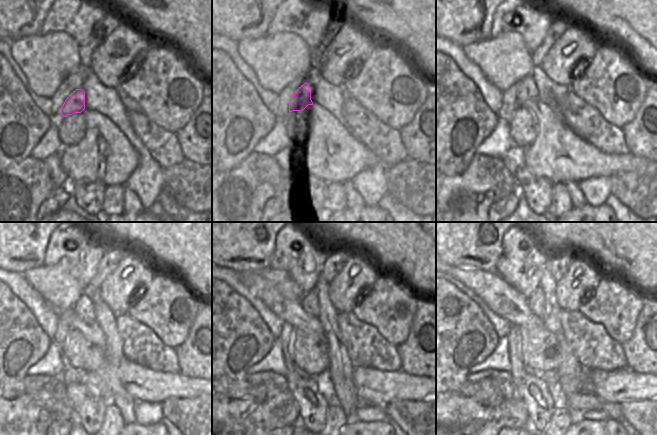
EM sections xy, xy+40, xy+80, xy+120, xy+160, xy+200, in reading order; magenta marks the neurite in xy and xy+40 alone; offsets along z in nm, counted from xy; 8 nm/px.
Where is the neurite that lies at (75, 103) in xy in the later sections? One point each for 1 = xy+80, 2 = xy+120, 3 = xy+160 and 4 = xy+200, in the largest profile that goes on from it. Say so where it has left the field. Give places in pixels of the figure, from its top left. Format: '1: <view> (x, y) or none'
1: xy+80 (528, 90)
2: xy+120 (84, 309)
3: xy+160 (310, 303)
4: xy+200 (536, 302)

